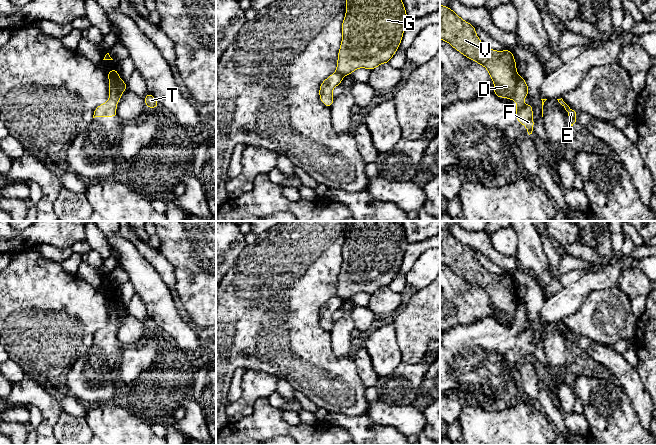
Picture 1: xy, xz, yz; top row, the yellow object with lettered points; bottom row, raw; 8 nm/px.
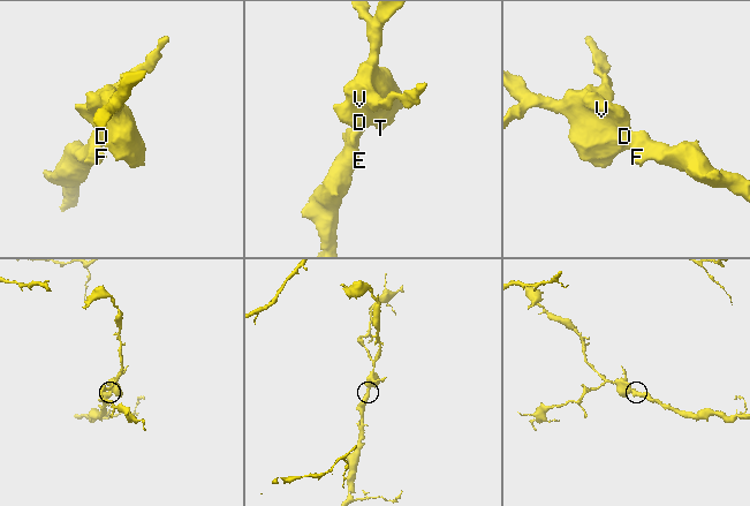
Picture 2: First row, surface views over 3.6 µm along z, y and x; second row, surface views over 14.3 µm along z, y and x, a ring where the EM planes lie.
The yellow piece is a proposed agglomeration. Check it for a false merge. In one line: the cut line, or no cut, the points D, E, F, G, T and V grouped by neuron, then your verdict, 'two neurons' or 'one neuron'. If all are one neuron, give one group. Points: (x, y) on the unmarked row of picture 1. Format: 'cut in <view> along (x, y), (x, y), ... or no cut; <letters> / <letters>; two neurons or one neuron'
cut in xy along (109, 304), (114, 308), (118, 324); D G T V / E F; two neurons

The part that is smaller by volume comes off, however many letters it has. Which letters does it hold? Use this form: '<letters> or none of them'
D, G, T, V

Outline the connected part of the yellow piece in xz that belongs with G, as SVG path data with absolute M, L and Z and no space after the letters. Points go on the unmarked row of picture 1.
M346 221L346 236L342 245L342 264L336 296L346 300L359 292L372 295L381 288L389 287L400 270L408 244L401 221Z

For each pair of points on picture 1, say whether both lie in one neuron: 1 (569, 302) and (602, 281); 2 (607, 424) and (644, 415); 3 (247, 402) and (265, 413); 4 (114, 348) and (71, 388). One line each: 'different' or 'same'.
1: same
2: different
3: different
4: same

